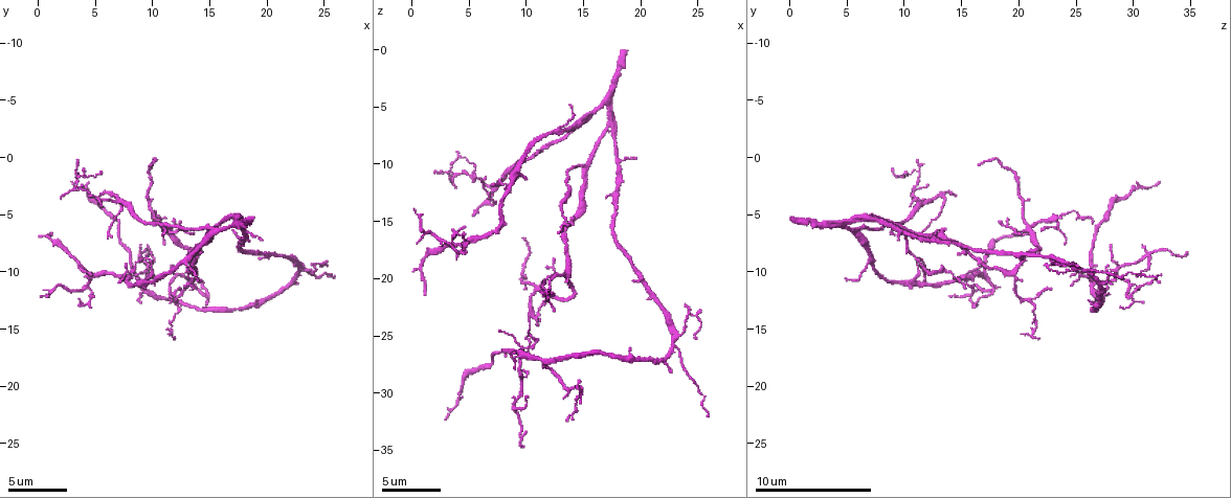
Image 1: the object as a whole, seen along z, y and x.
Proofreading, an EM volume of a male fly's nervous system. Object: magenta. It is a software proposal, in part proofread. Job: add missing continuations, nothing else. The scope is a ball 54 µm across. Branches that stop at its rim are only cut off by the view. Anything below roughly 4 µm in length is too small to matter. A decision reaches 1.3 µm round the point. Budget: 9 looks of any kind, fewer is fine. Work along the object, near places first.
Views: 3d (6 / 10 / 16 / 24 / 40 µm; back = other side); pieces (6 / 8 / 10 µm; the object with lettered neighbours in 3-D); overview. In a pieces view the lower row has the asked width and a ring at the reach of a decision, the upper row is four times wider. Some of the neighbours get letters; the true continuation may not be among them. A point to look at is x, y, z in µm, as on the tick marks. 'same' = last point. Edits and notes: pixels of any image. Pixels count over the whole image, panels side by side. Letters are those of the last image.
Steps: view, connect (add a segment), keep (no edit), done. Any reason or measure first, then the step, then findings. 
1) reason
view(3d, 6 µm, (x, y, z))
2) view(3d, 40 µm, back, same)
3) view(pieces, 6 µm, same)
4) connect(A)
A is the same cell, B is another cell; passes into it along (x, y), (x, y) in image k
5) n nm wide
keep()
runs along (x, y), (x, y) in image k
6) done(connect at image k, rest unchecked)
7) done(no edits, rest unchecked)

tapers out
view(pieces, 8 µm, (12.8, 11.2, 15.8))

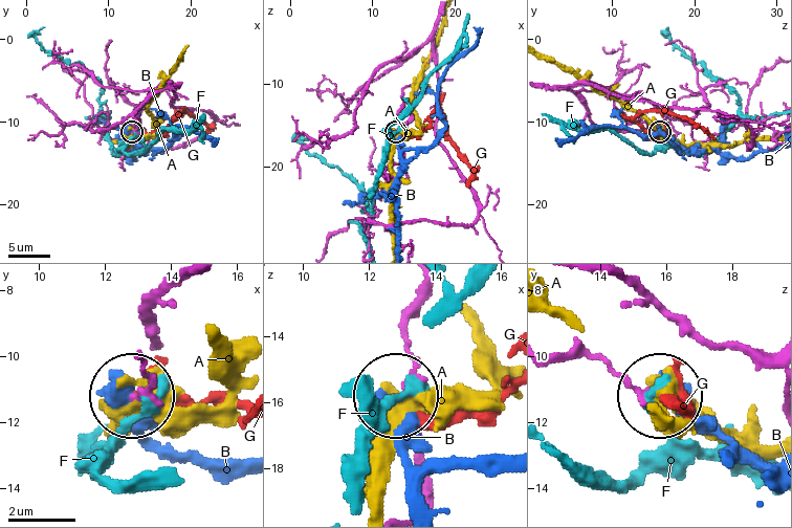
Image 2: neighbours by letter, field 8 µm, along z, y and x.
110 nm wide
keep()
A, B, F and G are other cells; no lettered segment goes on from it

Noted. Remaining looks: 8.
view(pieces, 6 µm, (7.2, 11.0, 11.8))

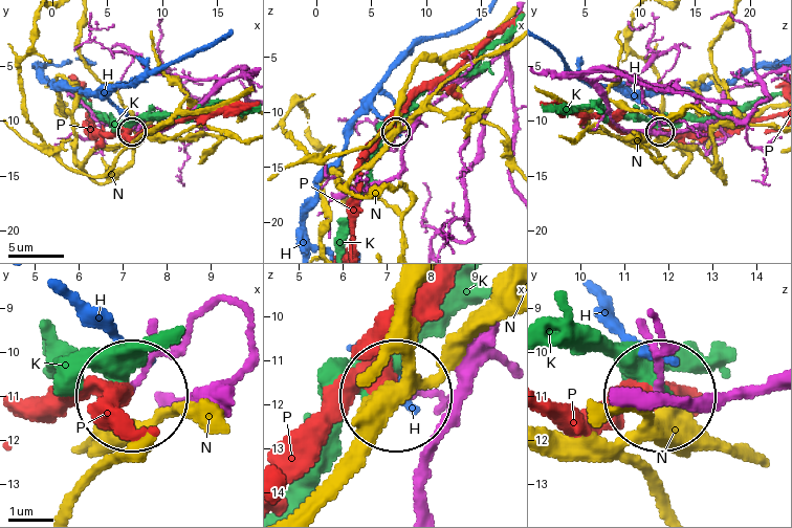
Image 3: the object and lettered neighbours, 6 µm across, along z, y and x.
160 nm wide
keep()
H, K, N and P are other cells; no lettered segment goes on from it

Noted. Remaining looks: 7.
free end
view(pieces, 8 µm, (5.4, 3.4, 14.4))

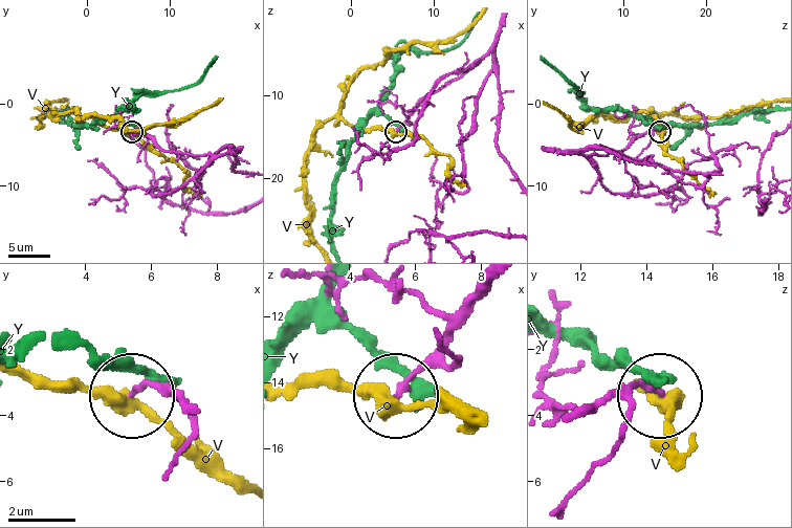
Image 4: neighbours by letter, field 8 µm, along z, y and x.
150 nm wide
keep()
V and Y are other cells; runs along (491, 284), (401, 391) in image 4; no lettered segment goes on from it

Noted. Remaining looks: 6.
tapers out
view(pieces, 10 µm, (9.6, 0.8, 16.4))

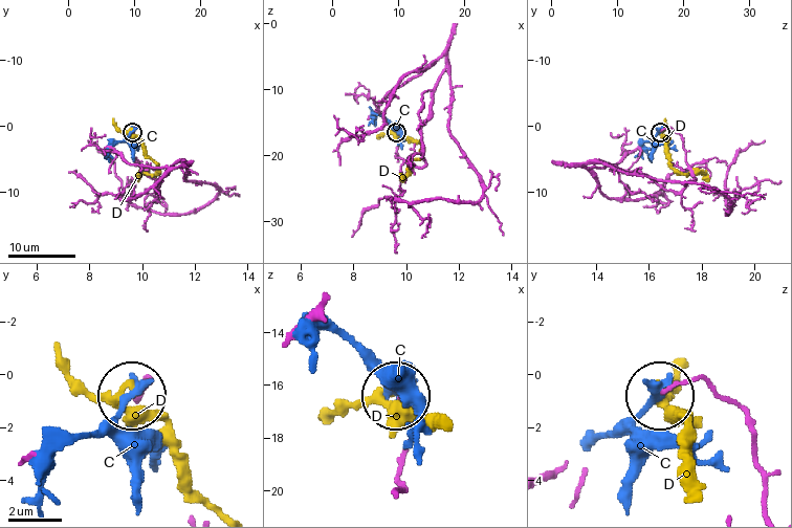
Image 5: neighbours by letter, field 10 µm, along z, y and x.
120 nm wide
keep()
C and D are other cells; runs along (767, 506), (747, 412), (692, 378), (661, 391) in image 5; none of them fits

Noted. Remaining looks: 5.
done(no edits, rest unchecked)

